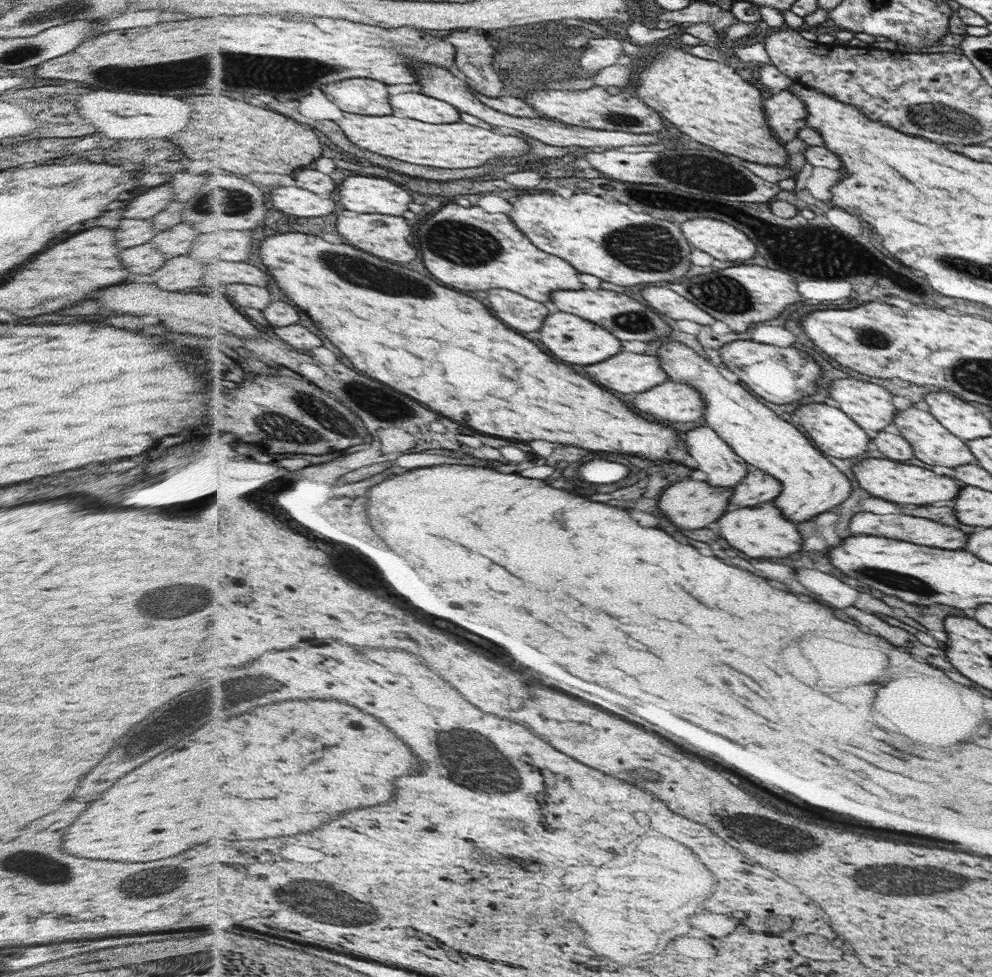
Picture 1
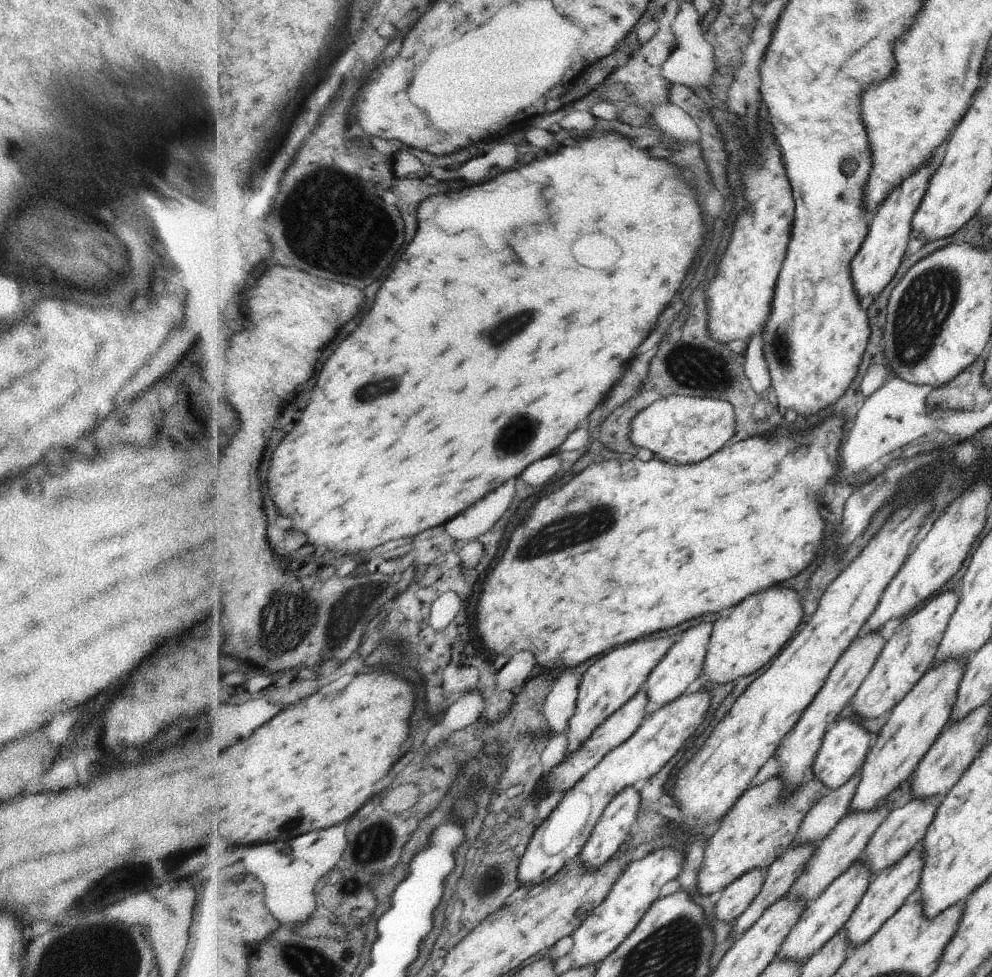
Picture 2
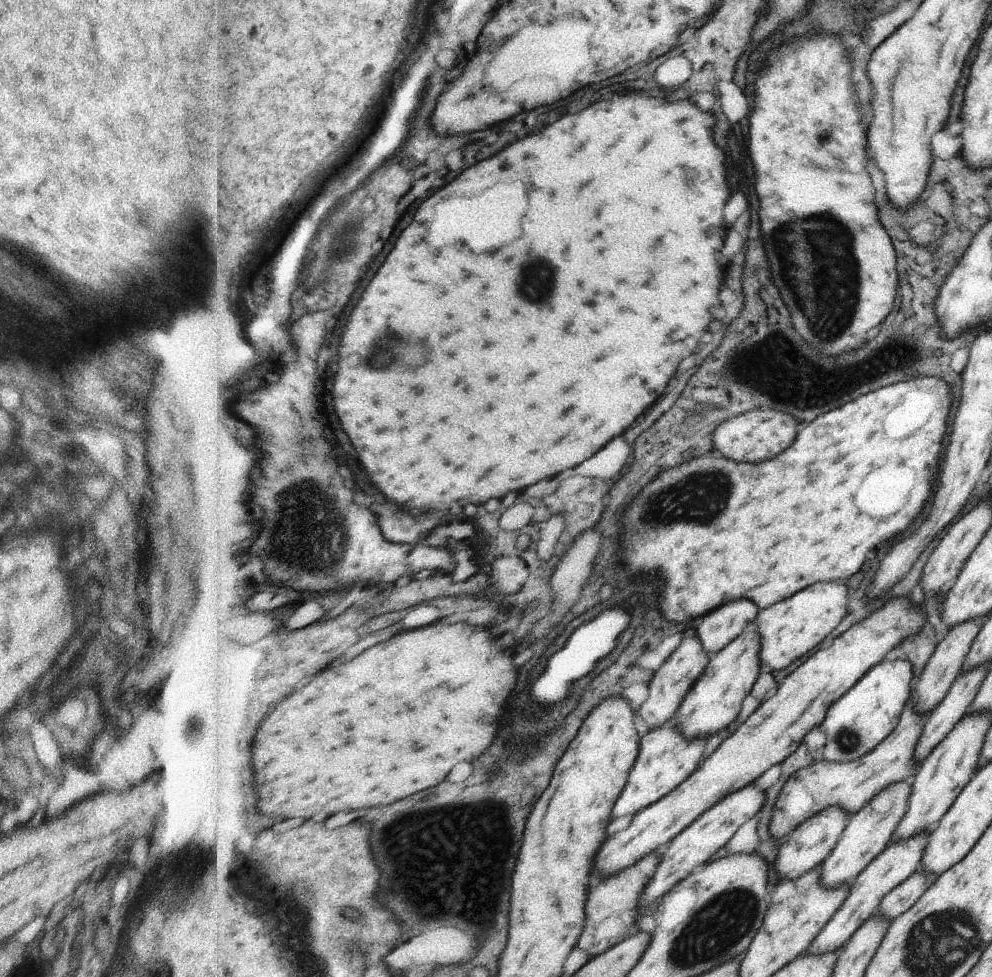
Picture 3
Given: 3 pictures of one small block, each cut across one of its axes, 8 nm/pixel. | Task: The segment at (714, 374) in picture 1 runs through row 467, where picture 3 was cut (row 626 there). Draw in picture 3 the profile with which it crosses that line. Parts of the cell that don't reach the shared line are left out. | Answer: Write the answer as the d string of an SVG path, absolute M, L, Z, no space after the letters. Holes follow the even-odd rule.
M820 582L788 600L774 604L772 608L760 610L760 616L756 618L756 630L760 636L760 666L764 664L764 668L782 670L818 646L848 616L846 596L848 590L844 584Z

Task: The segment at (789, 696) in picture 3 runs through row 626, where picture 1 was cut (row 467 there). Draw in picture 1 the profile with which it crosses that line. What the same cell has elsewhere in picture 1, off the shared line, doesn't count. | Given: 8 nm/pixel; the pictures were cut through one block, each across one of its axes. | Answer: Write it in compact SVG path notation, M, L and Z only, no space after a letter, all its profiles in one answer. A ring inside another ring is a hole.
M886 458L863 459L853 464L851 470L860 488L866 489L871 496L884 498L896 504L934 504L940 500L954 500L963 488L956 484L956 479L952 477L940 476L932 470Z

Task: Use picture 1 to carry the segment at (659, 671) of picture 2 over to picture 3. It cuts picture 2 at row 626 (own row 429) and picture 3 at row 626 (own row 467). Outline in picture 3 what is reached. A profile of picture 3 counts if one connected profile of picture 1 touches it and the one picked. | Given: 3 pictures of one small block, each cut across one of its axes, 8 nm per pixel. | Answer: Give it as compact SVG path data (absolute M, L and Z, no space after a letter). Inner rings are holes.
M736 600L704 616L696 628L696 636L704 644L704 650L713 656L742 634L742 630L756 618L756 612L758 608L750 600Z

